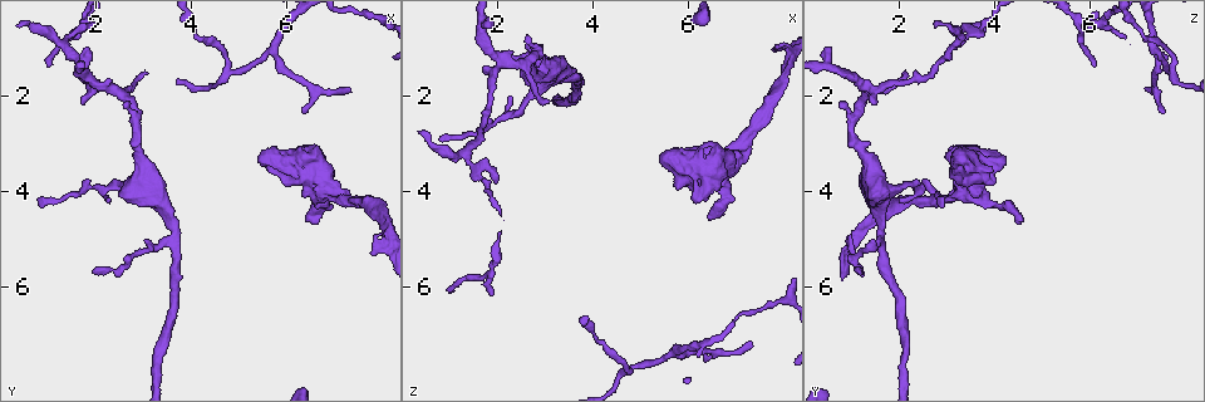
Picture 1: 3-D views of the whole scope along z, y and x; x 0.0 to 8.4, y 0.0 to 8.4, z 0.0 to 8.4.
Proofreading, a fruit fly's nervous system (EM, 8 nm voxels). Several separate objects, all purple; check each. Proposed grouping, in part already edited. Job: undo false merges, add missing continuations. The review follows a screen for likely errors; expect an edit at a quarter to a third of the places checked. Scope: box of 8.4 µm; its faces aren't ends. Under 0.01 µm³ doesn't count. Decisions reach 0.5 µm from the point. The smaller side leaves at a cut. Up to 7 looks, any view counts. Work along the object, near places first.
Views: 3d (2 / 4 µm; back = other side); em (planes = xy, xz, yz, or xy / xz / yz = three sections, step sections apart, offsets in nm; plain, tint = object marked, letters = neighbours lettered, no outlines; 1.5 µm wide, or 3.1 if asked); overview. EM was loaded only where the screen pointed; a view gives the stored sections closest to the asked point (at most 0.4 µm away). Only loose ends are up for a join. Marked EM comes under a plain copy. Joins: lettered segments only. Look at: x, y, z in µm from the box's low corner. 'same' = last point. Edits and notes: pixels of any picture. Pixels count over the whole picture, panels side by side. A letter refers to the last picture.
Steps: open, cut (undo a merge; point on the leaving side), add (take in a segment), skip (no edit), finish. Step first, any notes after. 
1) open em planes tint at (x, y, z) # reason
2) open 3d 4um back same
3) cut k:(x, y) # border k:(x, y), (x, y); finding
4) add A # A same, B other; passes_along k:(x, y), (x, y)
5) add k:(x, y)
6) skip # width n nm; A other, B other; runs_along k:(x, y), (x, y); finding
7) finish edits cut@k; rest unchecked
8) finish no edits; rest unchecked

open 3d 4um at (6.30, 2.35, 7.55) # thin end

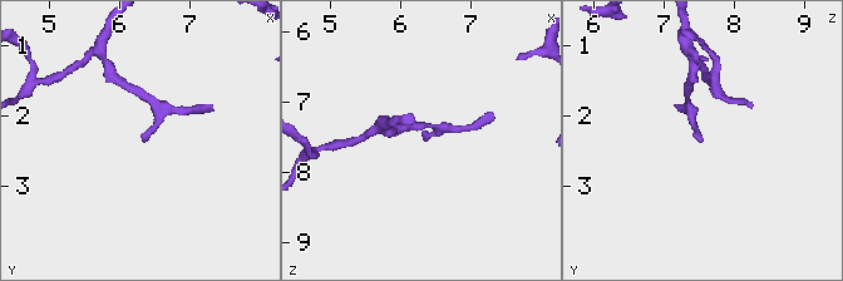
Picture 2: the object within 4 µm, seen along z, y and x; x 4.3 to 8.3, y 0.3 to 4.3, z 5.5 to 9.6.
open em yz step 4 letters at (6.35, 2.35, 7.55)

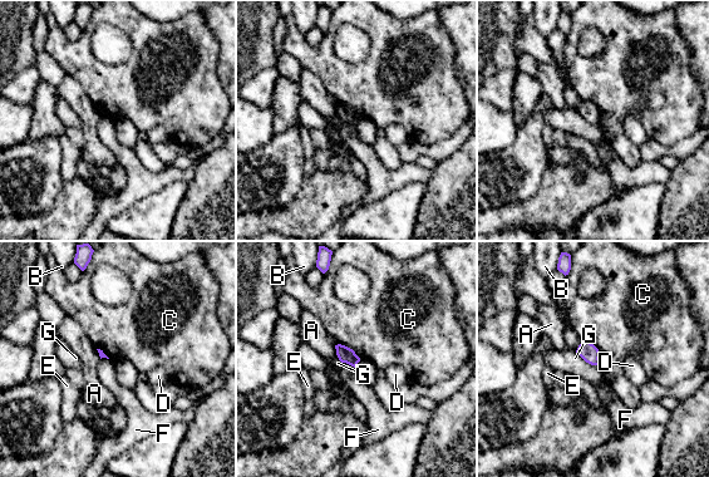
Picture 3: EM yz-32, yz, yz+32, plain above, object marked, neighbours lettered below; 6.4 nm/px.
skip # A other, B other, C other, D other, E other, F other, G other; border 3:(575, 352), (586, 362), (599, 365); none of them fits

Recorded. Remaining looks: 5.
open em yz step 4 letters at (5.45, 3.20, 3.35) # stops while still wide

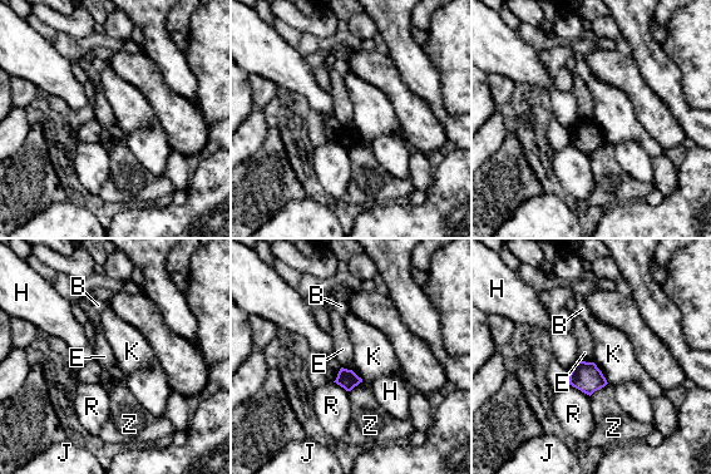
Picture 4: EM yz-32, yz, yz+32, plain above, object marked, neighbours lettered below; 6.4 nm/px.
skip # B other, E other, H other, J other, K other, R other, Z other; border 4:(577, 359), (592, 363); none of them fits

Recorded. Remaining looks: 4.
open 3d 2um at (3.65, 5.00, 1.60) # abrupt turn

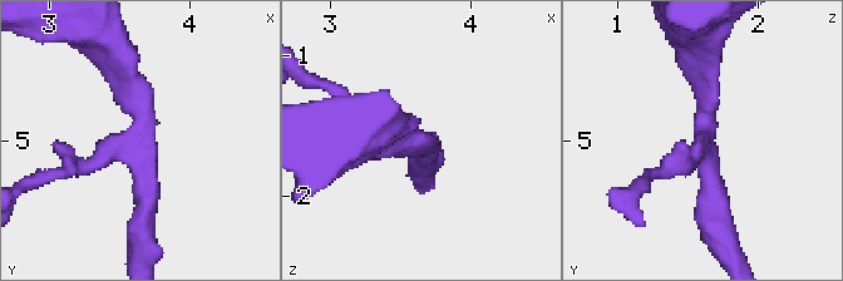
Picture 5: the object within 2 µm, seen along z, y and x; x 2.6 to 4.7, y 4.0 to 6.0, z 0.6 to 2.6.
open em xy step 8 tint at (3.68, 5.02, 1.62)

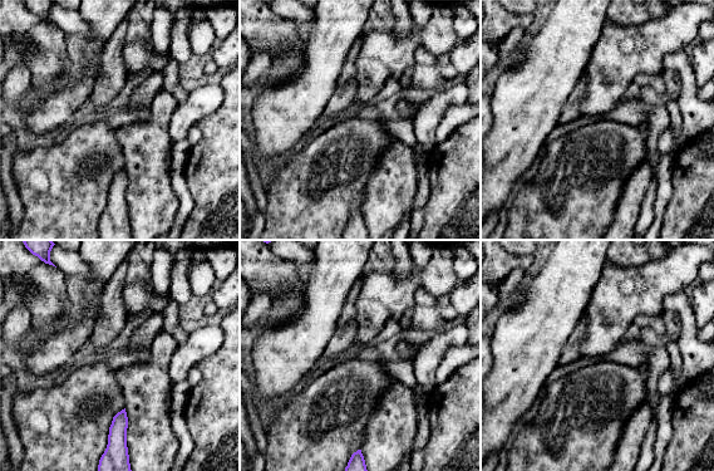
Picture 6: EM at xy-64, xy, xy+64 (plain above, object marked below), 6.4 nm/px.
open em xy step 8 letters same # see the neighbours

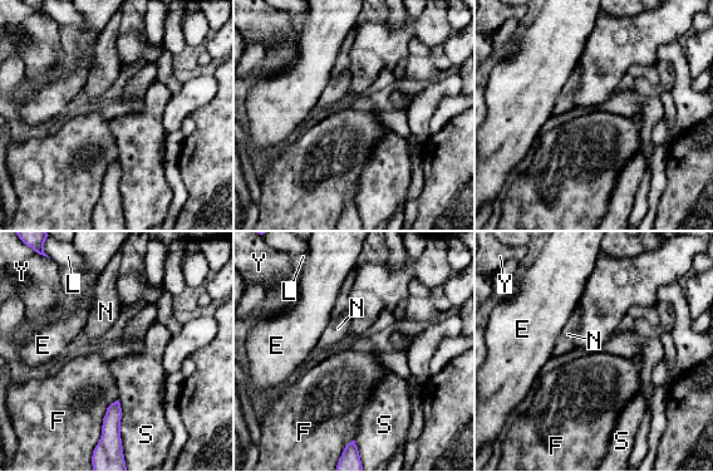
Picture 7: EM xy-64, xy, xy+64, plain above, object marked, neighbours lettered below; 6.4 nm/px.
skip # E other, F other, L other, N other, S other, Y other; border 7:(118, 399), (122, 445); one neuron here

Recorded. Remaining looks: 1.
finish no edits; rest unchecked

